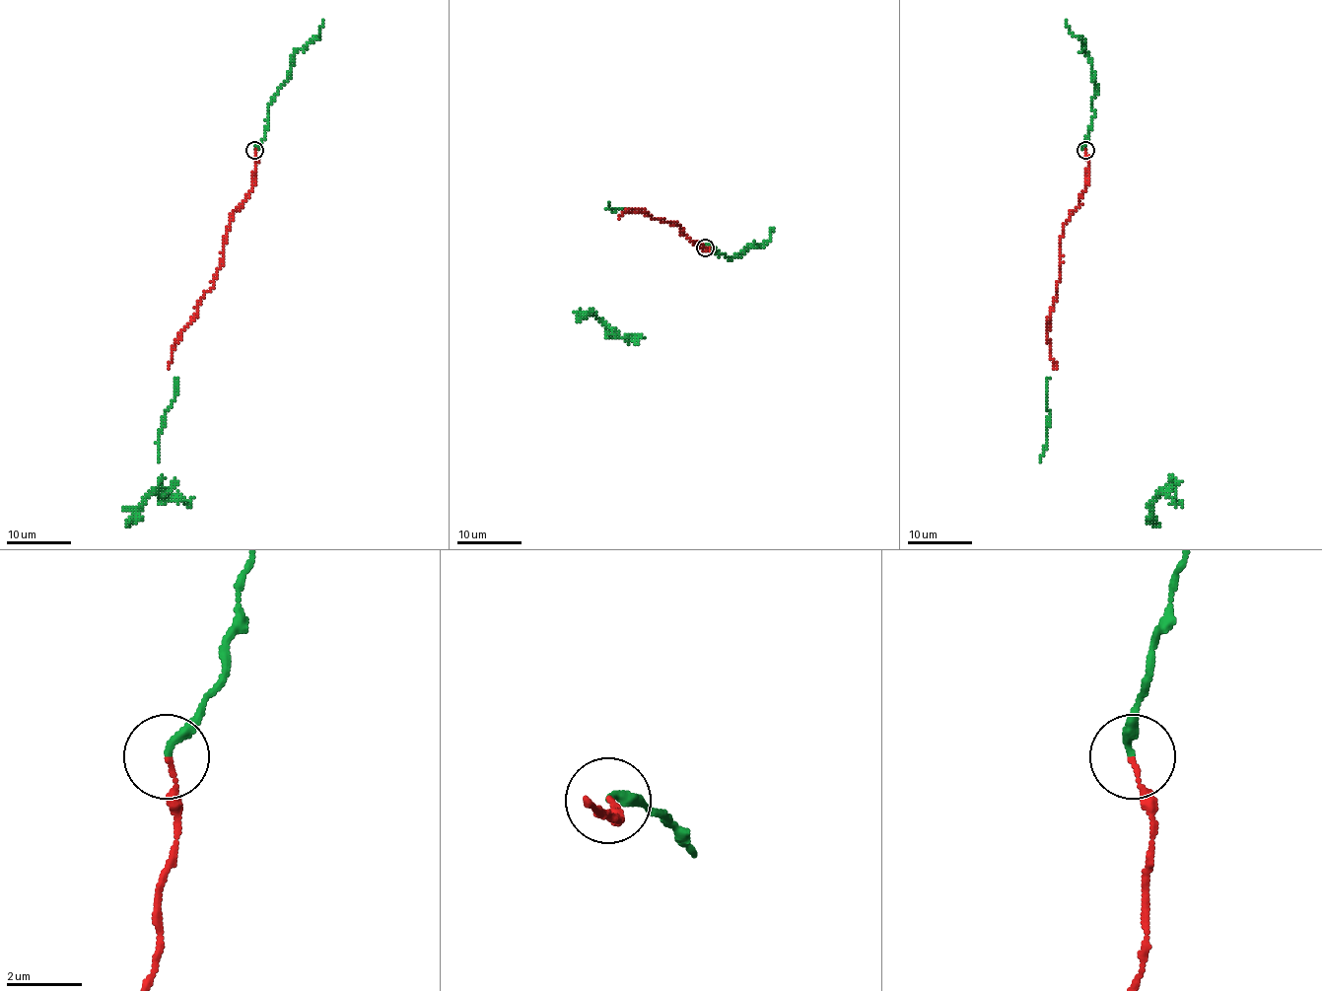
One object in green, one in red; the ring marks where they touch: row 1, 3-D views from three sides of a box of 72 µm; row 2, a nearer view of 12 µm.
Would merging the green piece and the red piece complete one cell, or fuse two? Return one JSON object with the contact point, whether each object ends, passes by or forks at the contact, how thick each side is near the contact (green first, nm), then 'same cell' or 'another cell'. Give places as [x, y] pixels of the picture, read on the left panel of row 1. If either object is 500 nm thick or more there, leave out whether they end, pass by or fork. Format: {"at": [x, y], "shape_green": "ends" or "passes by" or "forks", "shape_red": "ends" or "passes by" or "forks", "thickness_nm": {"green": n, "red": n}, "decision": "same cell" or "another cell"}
{"at": [254, 150], "shape_green": "ends", "shape_red": "ends", "thickness_nm": {"green": 240, "red": 110}, "decision": "same cell"}

